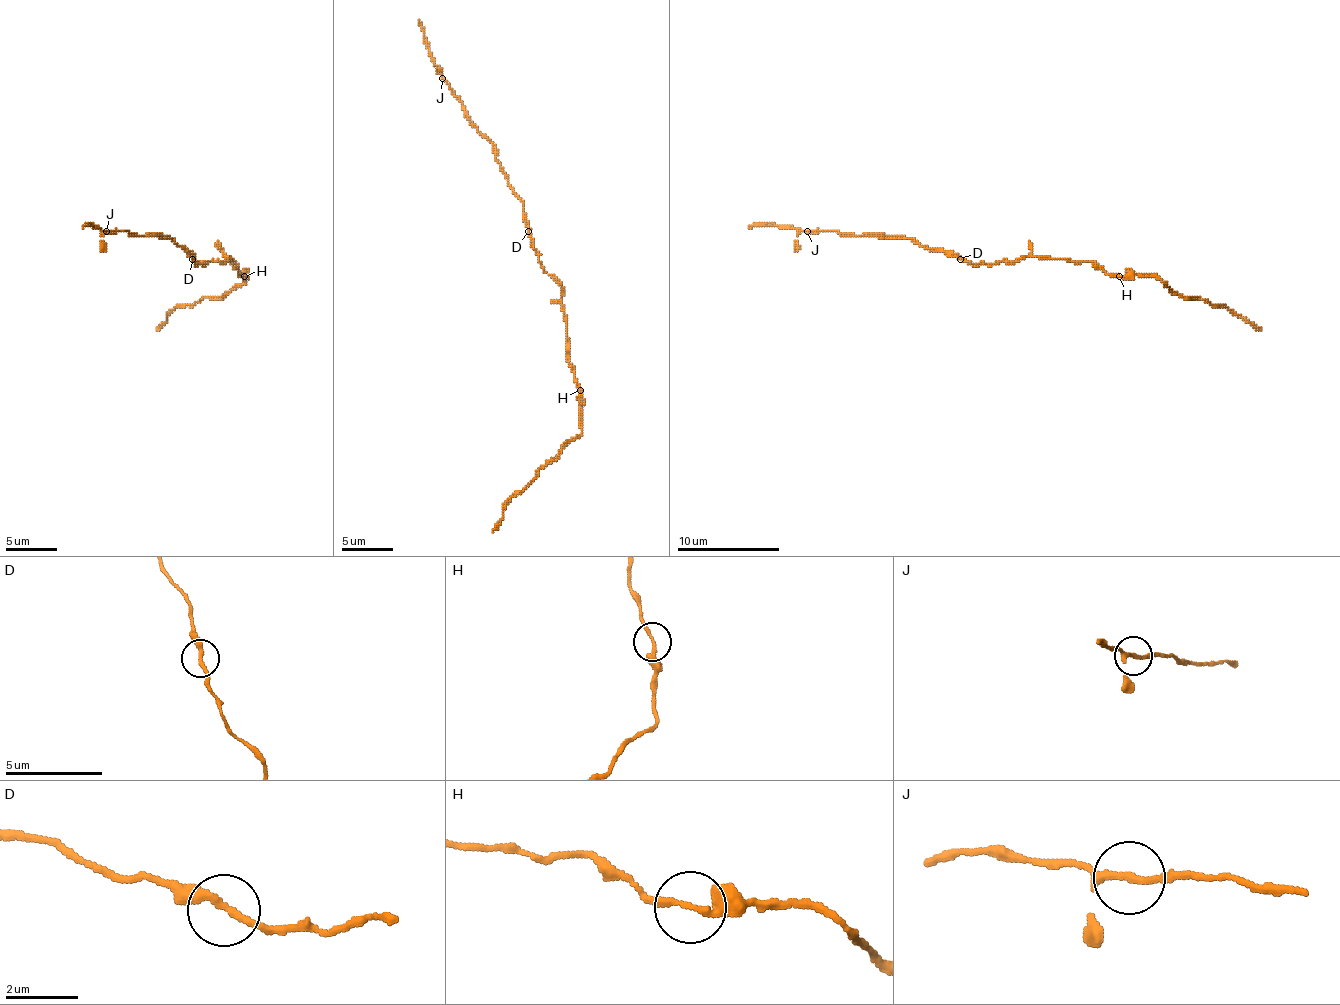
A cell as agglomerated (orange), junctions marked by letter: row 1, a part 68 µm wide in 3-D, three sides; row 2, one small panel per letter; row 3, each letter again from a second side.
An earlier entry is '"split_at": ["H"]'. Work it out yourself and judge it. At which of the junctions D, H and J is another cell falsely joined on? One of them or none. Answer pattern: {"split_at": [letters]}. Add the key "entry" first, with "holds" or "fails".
{"entry": "fails", "split_at": []}

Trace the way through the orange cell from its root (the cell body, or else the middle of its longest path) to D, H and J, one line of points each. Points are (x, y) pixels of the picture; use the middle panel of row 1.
D: (556, 282), (544, 269), (528, 231)
H: (556, 282), (561, 287), (569, 366), (579, 389)
J: (556, 282), (538, 259), (526, 226), (523, 201), (495, 157), (495, 145), (477, 129), (462, 101), (442, 78)

